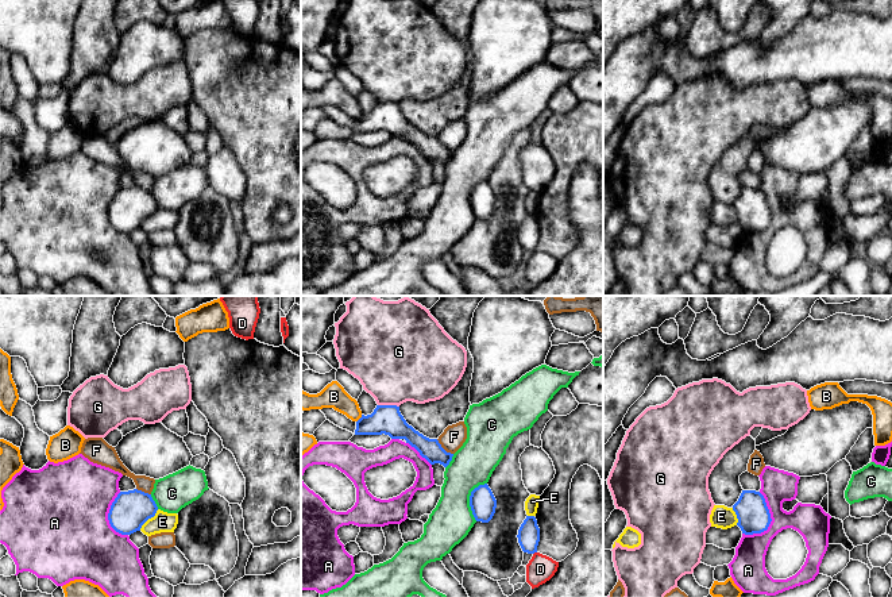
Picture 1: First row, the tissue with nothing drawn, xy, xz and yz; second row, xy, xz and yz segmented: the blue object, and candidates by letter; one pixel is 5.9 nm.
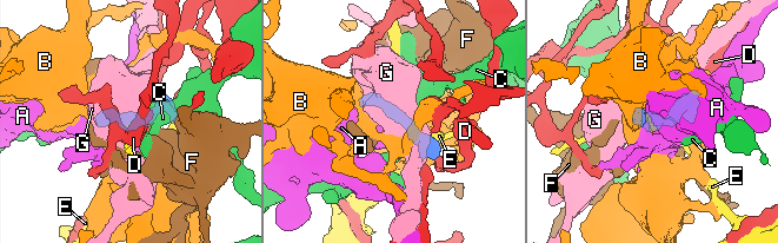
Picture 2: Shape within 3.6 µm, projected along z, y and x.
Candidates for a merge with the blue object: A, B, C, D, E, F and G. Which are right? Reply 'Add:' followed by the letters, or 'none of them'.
Add: none of them

